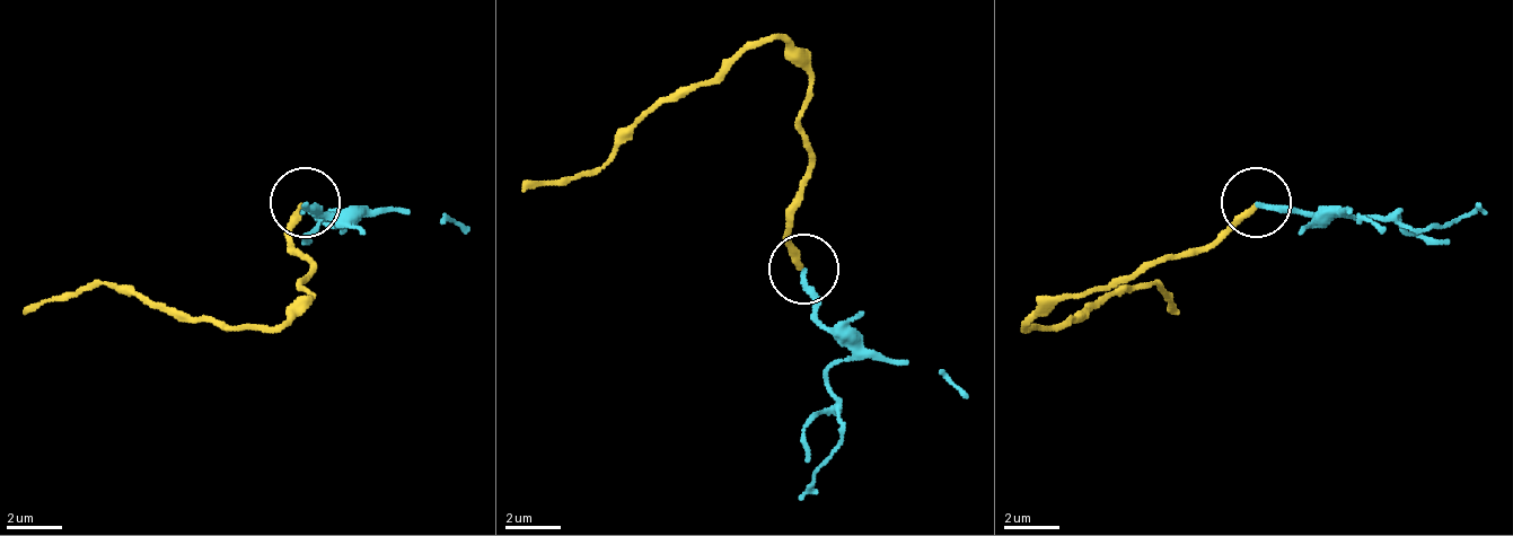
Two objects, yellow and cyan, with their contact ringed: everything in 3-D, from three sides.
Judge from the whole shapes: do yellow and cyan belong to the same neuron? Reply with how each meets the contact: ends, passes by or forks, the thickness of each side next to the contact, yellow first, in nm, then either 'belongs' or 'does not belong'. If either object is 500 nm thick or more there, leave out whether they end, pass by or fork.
yellow ends | cyan ends | 240/180 nm | does not belong

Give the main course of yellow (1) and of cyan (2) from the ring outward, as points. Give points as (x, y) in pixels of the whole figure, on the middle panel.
1: (801, 271), (788, 221), (808, 173), (808, 68), (781, 40), (675, 88), (598, 166), (521, 193)
2: (801, 271), (816, 319), (851, 354), (829, 368), (836, 453), (801, 501)

